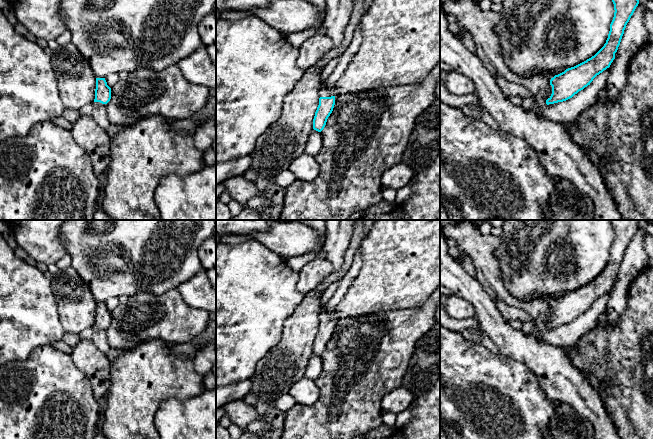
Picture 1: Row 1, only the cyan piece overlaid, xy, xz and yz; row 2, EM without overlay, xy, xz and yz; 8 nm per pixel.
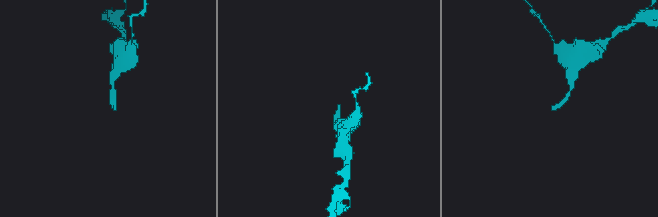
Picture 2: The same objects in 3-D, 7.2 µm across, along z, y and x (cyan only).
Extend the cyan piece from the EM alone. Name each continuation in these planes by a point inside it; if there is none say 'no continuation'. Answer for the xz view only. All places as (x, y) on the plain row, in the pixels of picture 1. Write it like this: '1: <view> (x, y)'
1: xz (324, 315)

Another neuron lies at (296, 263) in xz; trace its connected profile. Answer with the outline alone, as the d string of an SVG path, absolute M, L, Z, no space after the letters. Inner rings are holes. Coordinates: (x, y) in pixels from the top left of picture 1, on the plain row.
M313 250L300 256L290 257L286 259L286 262L291 269L300 271L304 265L315 259L317 256L319 256L319 250Z

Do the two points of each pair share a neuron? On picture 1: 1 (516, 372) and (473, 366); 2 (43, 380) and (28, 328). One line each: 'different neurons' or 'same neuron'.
1: same neuron
2: different neurons

